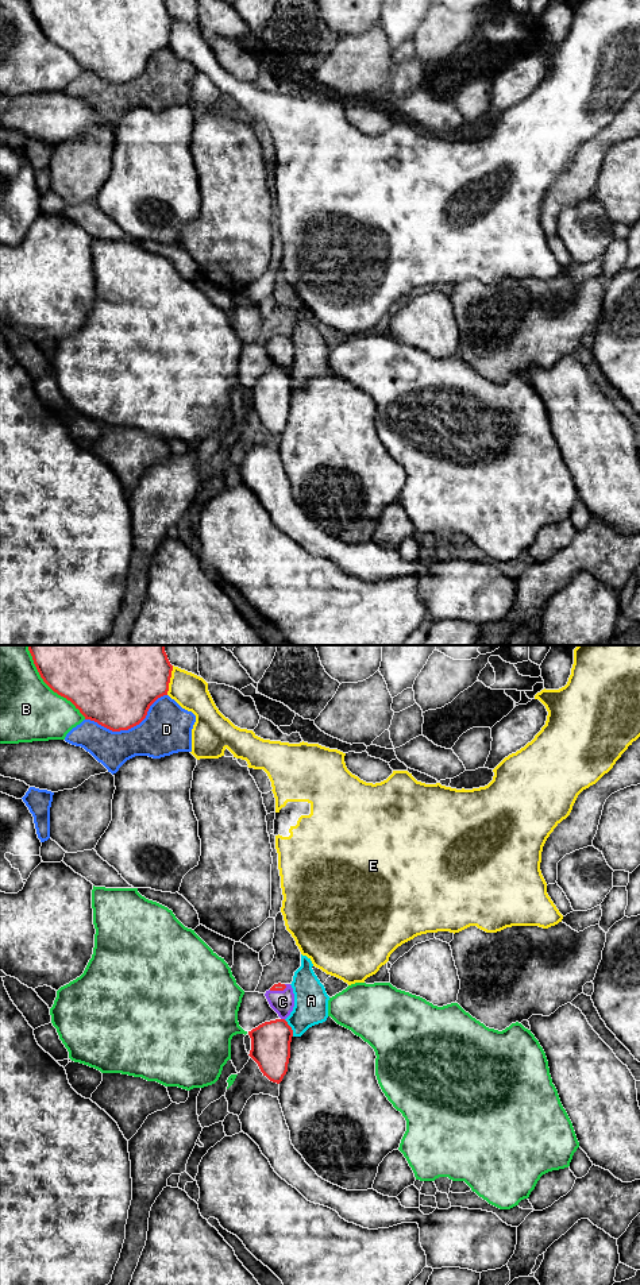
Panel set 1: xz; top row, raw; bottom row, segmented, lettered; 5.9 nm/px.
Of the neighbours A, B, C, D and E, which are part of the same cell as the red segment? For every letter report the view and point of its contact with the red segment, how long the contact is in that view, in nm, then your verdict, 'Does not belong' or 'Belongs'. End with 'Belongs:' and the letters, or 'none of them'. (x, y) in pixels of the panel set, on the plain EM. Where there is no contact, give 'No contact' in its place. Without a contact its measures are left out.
A: Touches red at xz (290, 379). Shared border 120 nm. Does not belong
B: Touches red at xz (49, 38). Shared border 550 nm. Does not belong
C: Touches red at xz (277, 342). Shared border 110 nm. Belongs
D: Touches red at xz (128, 80). Shared border 500 nm. Does not belong
E: Touches red at xz (169, 33). Shared border 180 nm. Does not belong
Belongs: C

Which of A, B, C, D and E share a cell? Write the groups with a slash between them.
A / B / C / D / E

